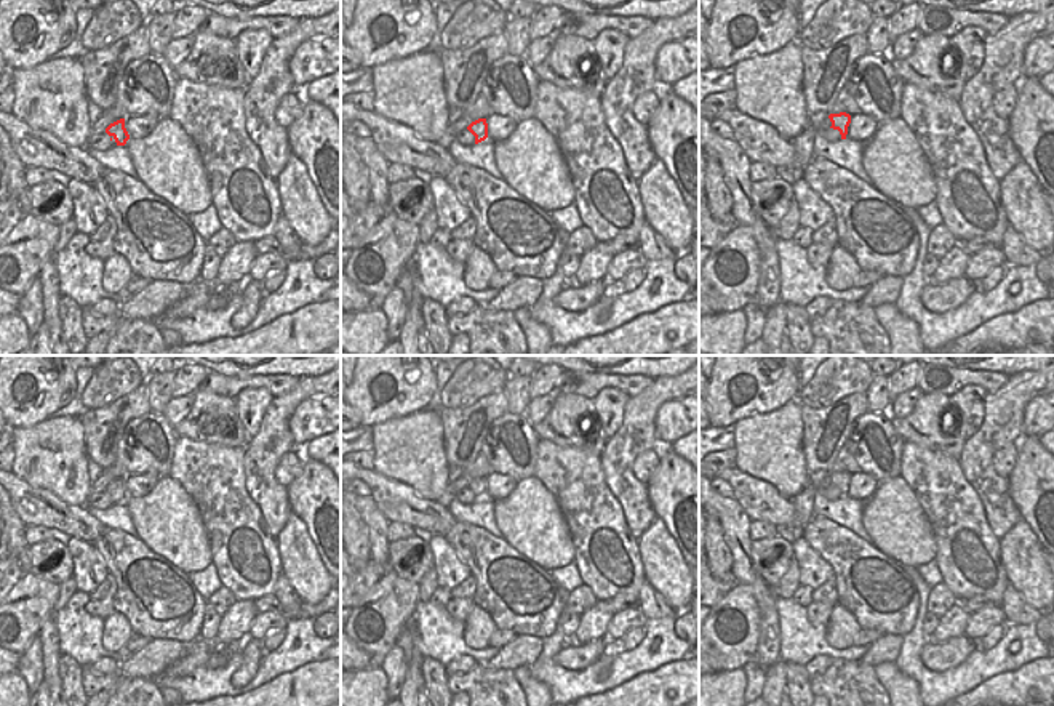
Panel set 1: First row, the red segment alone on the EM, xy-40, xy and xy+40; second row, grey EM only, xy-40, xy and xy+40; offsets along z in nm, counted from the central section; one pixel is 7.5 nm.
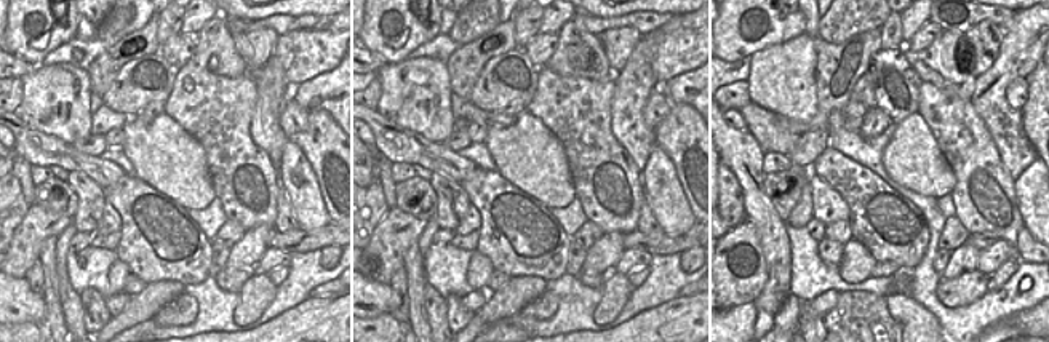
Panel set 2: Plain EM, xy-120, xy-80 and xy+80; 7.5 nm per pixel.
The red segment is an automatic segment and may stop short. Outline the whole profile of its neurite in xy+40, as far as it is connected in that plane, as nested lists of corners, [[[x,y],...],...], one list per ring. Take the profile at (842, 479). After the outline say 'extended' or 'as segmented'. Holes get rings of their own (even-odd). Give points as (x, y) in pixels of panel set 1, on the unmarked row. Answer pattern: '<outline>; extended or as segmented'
[[[840,471],[830,472],[828,477],[832,480],[832,485],[824,490],[817,490],[817,493],[827,498],[828,501],[833,501],[836,498],[846,498],[851,474],[846,471]]]; extended

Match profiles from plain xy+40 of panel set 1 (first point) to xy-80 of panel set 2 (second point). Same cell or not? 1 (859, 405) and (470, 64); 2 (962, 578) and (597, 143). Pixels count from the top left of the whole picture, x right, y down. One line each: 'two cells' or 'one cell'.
1: one cell
2: one cell

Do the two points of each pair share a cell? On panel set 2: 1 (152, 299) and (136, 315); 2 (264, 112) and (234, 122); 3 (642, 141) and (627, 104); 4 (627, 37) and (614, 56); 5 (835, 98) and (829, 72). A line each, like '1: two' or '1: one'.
1: one
2: two
3: one
4: one
5: one

